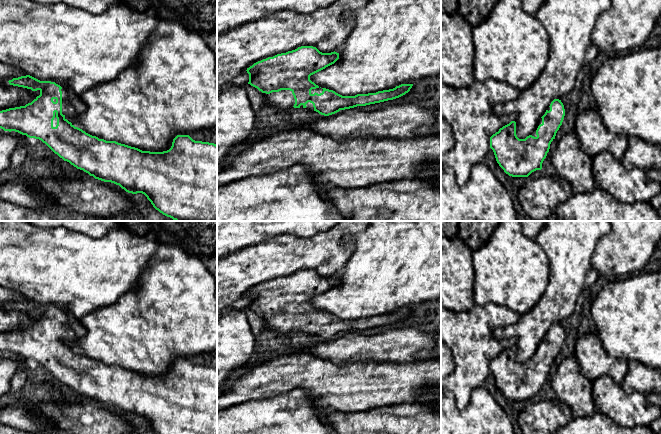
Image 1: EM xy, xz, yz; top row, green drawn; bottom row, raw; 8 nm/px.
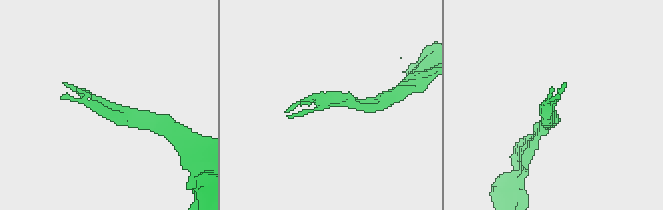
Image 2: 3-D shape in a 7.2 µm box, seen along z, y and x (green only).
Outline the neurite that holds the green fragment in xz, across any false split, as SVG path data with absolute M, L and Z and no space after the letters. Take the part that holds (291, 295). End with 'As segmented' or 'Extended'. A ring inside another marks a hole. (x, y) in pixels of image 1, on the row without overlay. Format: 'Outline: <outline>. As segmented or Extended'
Outline: M301 270L286 277L277 278L254 287L247 292L251 310L262 316L267 327L275 332L286 334L288 332L305 332L318 336L321 340L329 340L340 334L357 330L366 330L399 322L410 315L413 308L401 308L393 313L378 315L376 317L357 318L355 320L342 320L333 314L320 312L310 304L310 300L334 288L339 283L339 277L322 277L313 270Z. Extended

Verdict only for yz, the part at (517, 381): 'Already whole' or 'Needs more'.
Needs more

